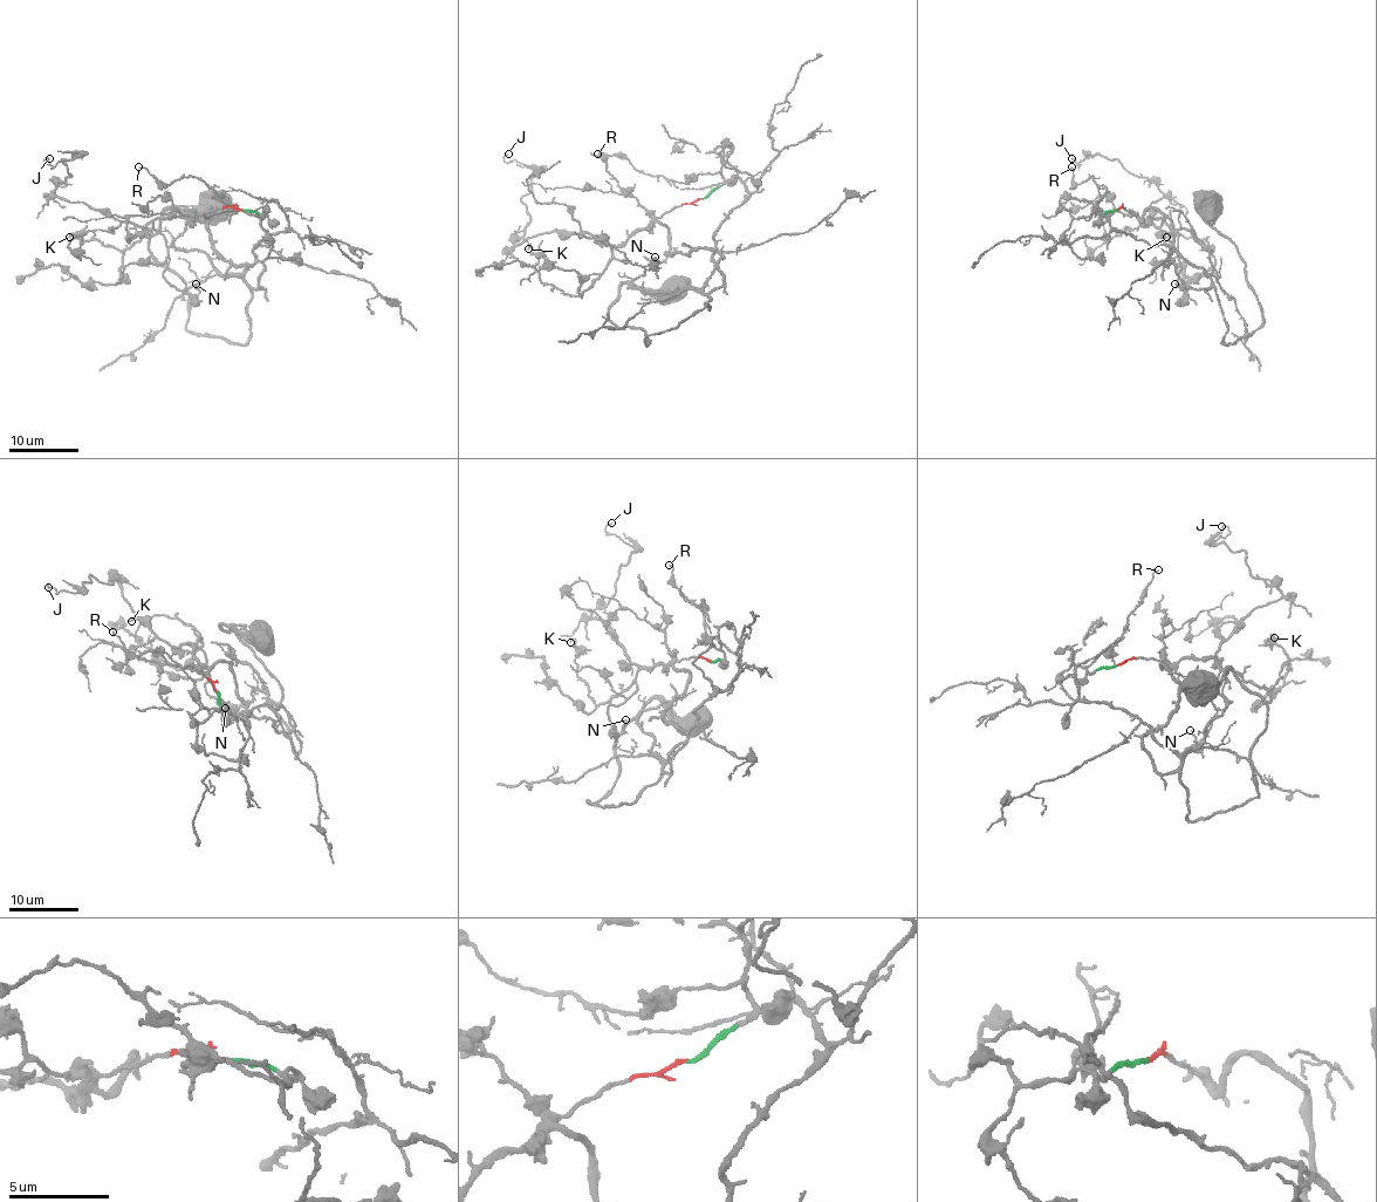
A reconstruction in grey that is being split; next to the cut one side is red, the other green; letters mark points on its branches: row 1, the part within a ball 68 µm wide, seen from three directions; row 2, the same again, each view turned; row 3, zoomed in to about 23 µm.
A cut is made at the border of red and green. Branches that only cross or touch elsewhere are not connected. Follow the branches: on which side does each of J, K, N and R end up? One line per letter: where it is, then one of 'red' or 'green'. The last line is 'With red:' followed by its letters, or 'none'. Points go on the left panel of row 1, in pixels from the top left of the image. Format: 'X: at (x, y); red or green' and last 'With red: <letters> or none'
J: at (49, 158); red
K: at (69, 237); red
N: at (196, 284); red
R: at (138, 166); green
With red: J, K, N

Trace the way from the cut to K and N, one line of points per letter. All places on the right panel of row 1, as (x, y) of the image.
K: (1117, 210), (1139, 218), (1162, 217), (1214, 247), (1205, 239), (1167, 238)
N: (1117, 210), (1121, 206), (1139, 218), (1162, 217), (1172, 227), (1178, 238), (1178, 282), (1186, 294), (1175, 284)

